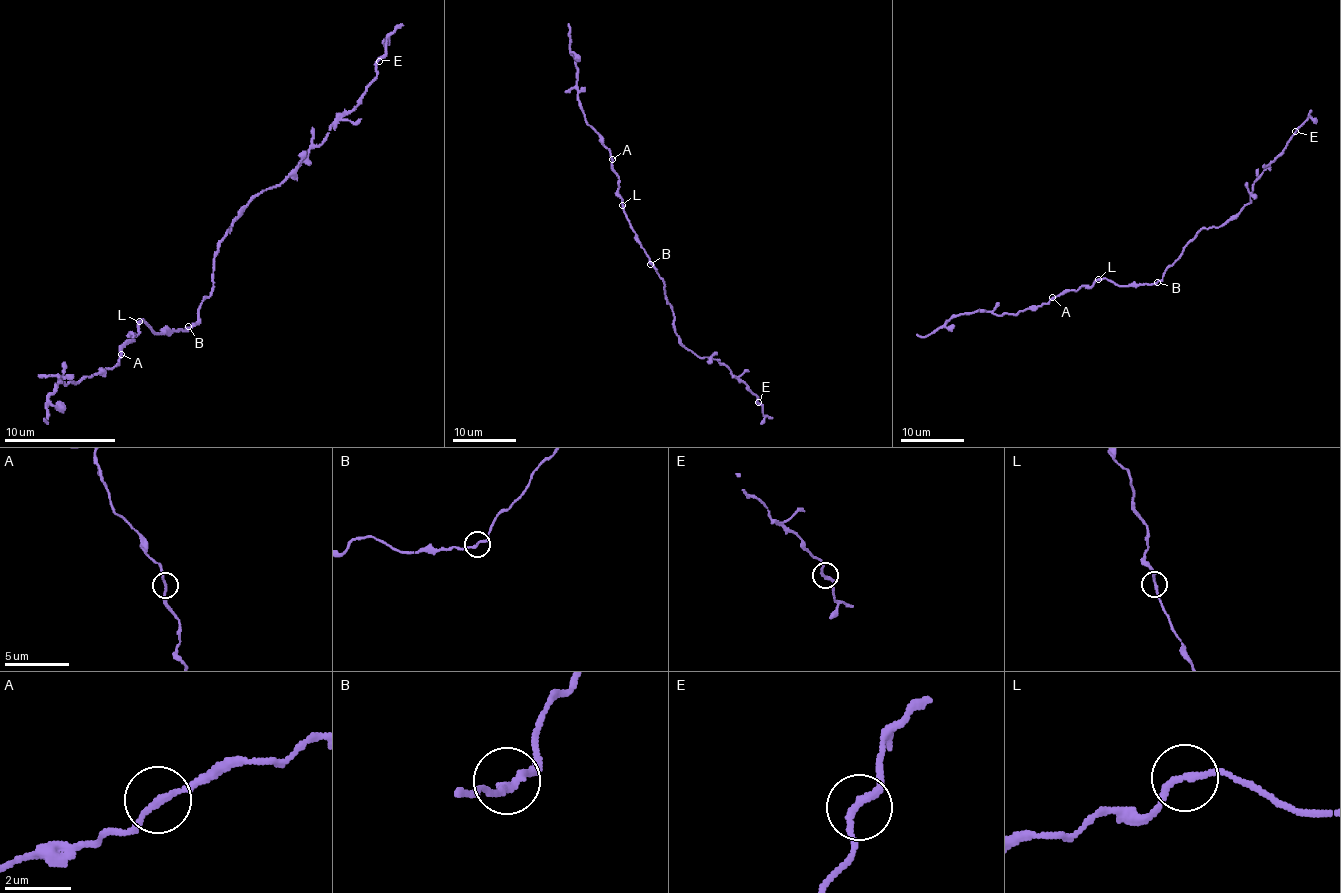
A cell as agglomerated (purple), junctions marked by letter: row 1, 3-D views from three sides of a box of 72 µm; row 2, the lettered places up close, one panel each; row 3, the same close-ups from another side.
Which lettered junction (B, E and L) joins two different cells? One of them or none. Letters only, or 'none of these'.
none of these

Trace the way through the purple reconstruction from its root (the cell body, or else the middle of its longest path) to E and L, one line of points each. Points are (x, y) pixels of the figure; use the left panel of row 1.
E: (188, 329), (214, 284), (216, 245), (247, 206), (281, 184), (323, 142), (328, 128), (359, 103), (379, 61)
L: (188, 329), (155, 332), (144, 321), (138, 321)

